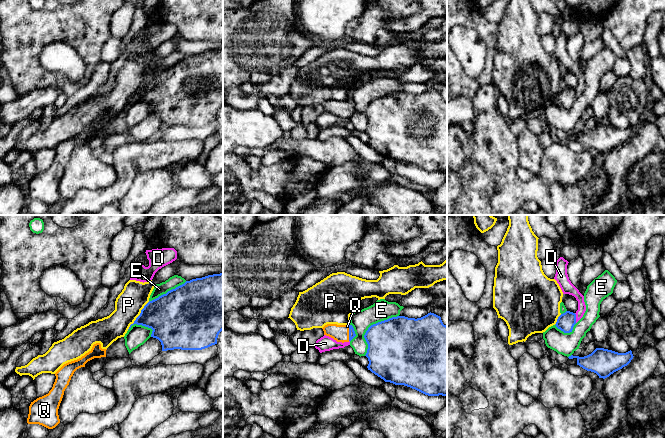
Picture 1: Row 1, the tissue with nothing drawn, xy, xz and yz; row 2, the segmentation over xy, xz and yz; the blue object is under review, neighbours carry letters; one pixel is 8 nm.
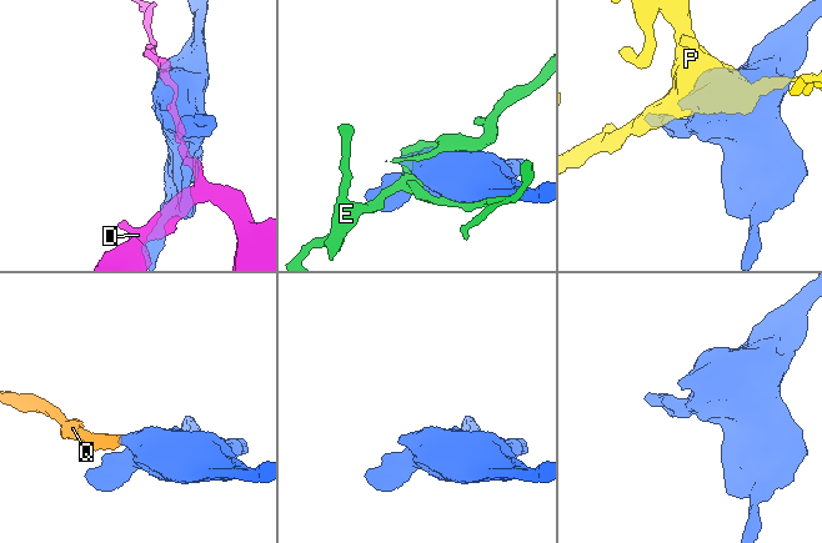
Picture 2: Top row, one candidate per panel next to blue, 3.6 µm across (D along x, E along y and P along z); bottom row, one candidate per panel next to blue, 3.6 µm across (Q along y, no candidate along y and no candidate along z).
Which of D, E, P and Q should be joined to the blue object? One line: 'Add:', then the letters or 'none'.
Add: Q

